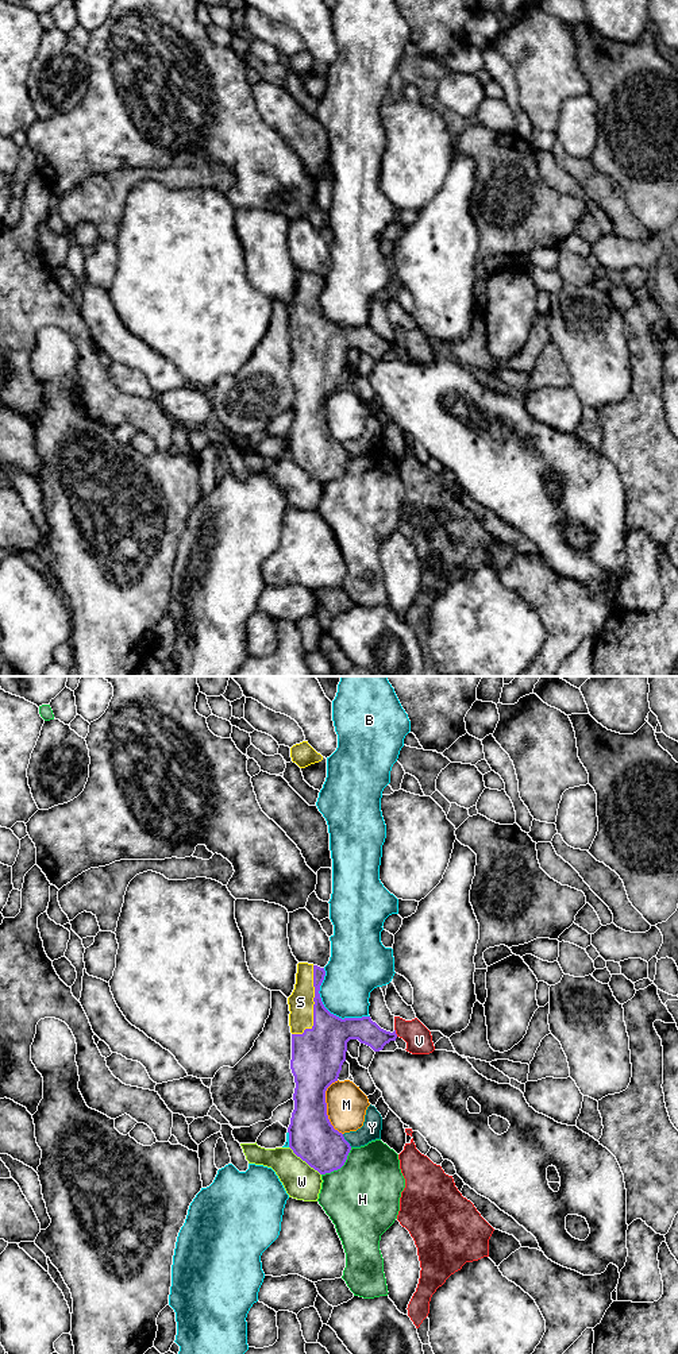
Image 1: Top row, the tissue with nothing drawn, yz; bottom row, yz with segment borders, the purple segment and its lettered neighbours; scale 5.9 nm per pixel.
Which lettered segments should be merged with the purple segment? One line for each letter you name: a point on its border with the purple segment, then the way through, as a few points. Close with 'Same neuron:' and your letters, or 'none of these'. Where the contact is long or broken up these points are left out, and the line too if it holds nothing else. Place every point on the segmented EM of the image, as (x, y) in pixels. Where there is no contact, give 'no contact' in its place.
S: meets purple in yz at (314, 1006)
Same neuron: S

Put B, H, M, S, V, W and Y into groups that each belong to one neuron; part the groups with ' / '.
B / H / M / S / V / W / Y

